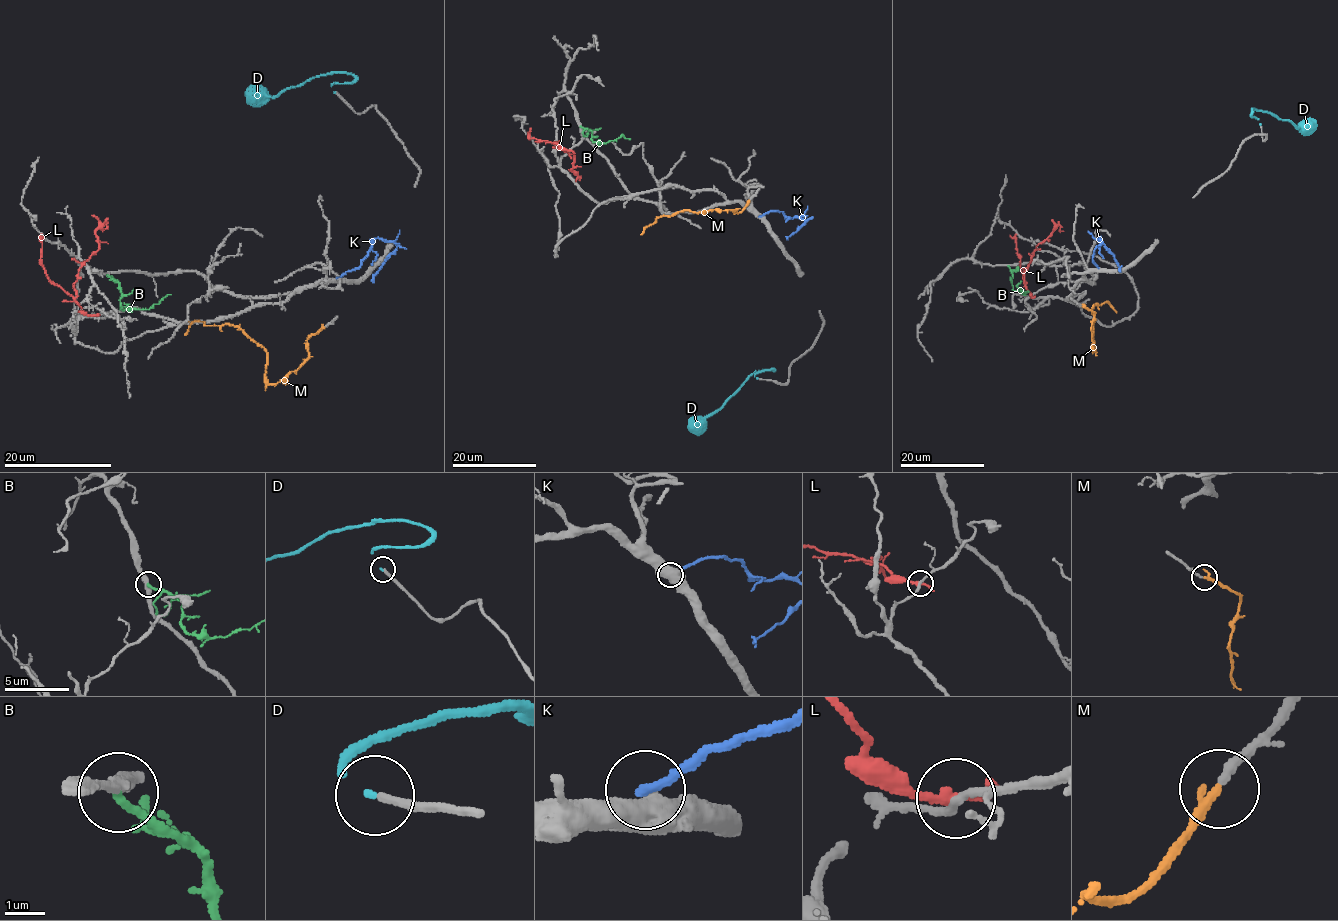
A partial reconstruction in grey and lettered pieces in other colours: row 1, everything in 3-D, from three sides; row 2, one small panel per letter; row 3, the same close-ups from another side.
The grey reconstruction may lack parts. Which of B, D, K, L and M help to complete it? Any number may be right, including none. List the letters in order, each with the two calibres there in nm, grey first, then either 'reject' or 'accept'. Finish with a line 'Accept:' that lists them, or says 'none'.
B: 300 nm thick on the grey side, 200 nm on the other; reject
D: 200 nm thick on the grey side, 100 nm on the other; accept
K: 550 nm thick on the grey side, 220 nm on the other; reject
L: 190 nm thick on the grey side, 200 nm on the other; reject
M: 200 nm thick on the grey side, 260 nm on the other; accept
Accept: D, M

